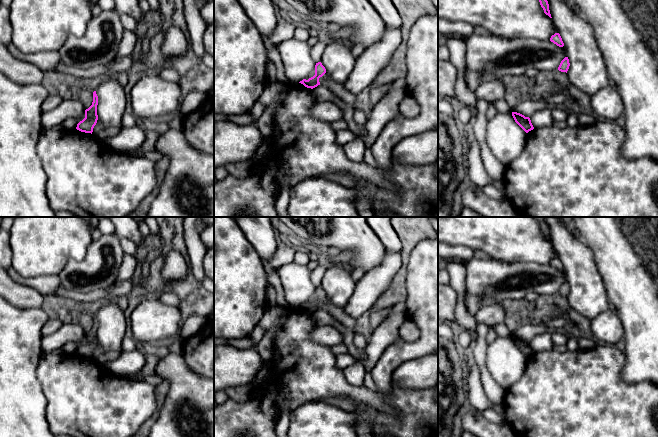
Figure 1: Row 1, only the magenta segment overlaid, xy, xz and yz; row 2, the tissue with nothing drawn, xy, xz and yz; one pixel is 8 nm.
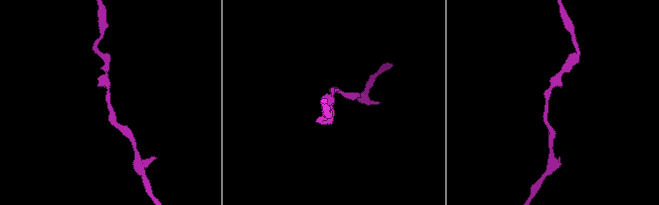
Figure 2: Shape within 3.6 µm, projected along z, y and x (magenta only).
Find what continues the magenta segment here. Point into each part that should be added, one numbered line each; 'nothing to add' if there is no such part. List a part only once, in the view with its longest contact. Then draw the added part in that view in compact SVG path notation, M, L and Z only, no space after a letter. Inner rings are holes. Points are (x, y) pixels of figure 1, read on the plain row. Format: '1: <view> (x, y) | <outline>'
nothing to add

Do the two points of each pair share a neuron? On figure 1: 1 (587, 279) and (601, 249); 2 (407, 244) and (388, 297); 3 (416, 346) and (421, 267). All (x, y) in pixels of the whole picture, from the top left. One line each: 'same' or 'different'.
1: different
2: same
3: same

